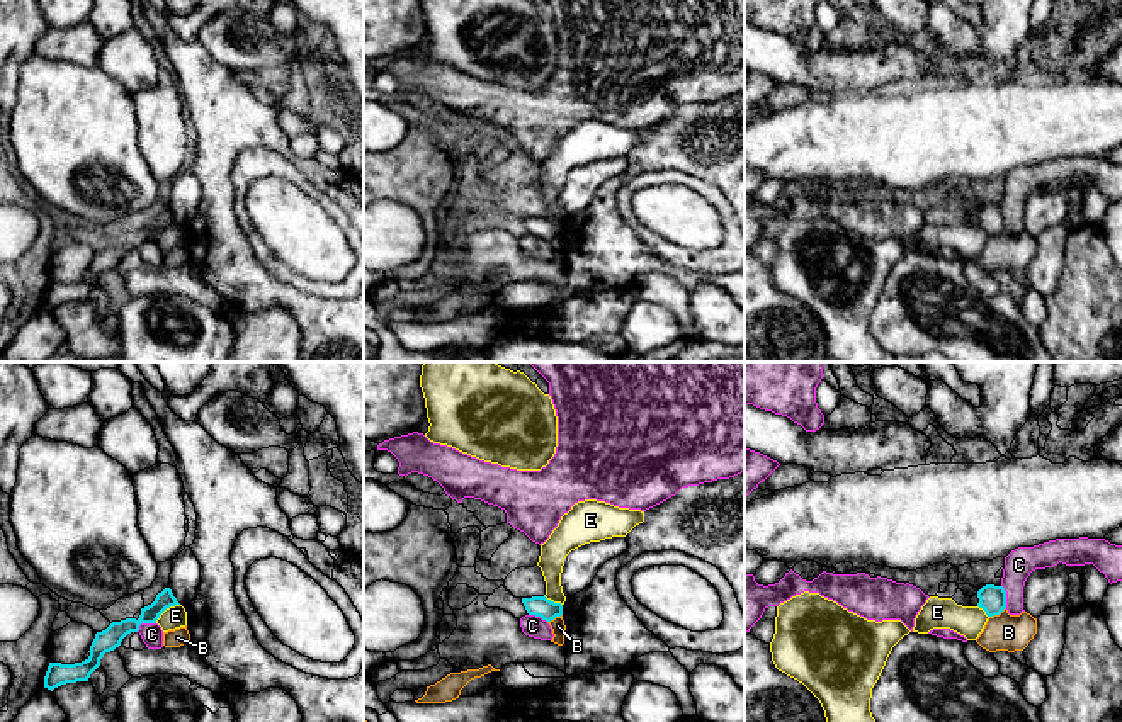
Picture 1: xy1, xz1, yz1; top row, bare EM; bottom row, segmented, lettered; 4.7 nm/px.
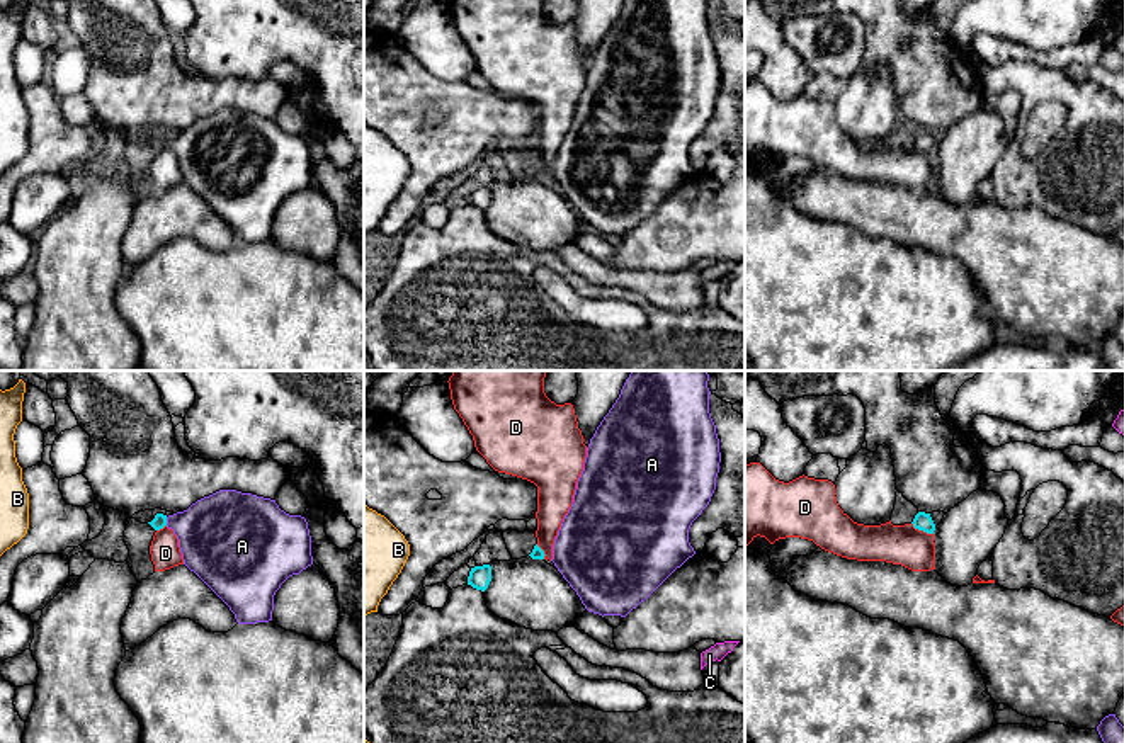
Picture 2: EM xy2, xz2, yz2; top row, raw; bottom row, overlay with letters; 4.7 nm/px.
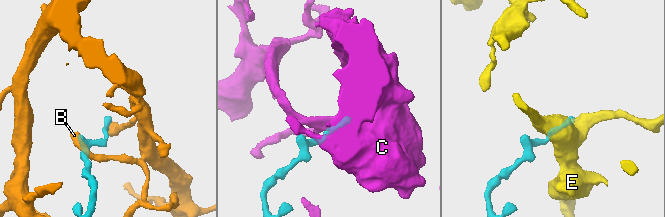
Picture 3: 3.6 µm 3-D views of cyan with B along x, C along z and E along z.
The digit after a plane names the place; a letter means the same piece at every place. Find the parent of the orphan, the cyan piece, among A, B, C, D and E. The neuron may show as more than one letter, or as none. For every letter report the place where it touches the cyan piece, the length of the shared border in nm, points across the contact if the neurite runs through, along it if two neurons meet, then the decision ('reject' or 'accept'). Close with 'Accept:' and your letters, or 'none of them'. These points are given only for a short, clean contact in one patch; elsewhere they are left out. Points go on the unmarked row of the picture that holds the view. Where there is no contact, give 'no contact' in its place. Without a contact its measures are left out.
A: xy2 (165, 140) | 40 nm | across xy2 (158, 141), (165, 140), (216, 153) | accept
B: yz1 (997, 233) | 90 nm | along yz1 (1005, 226), (990, 236) | reject
C: xy1 (145, 242) | 100 nm | along xy1 (155, 242), (143, 242), (136, 250) | reject
D: yz2 (922, 148) | 120 nm | along yz2 (912, 141), (915, 147), (932, 153) | reject
E: xy1 (165, 228) | 150 nm | along xy1 (179, 223), (167, 228), (155, 242) | reject
Accept: A

